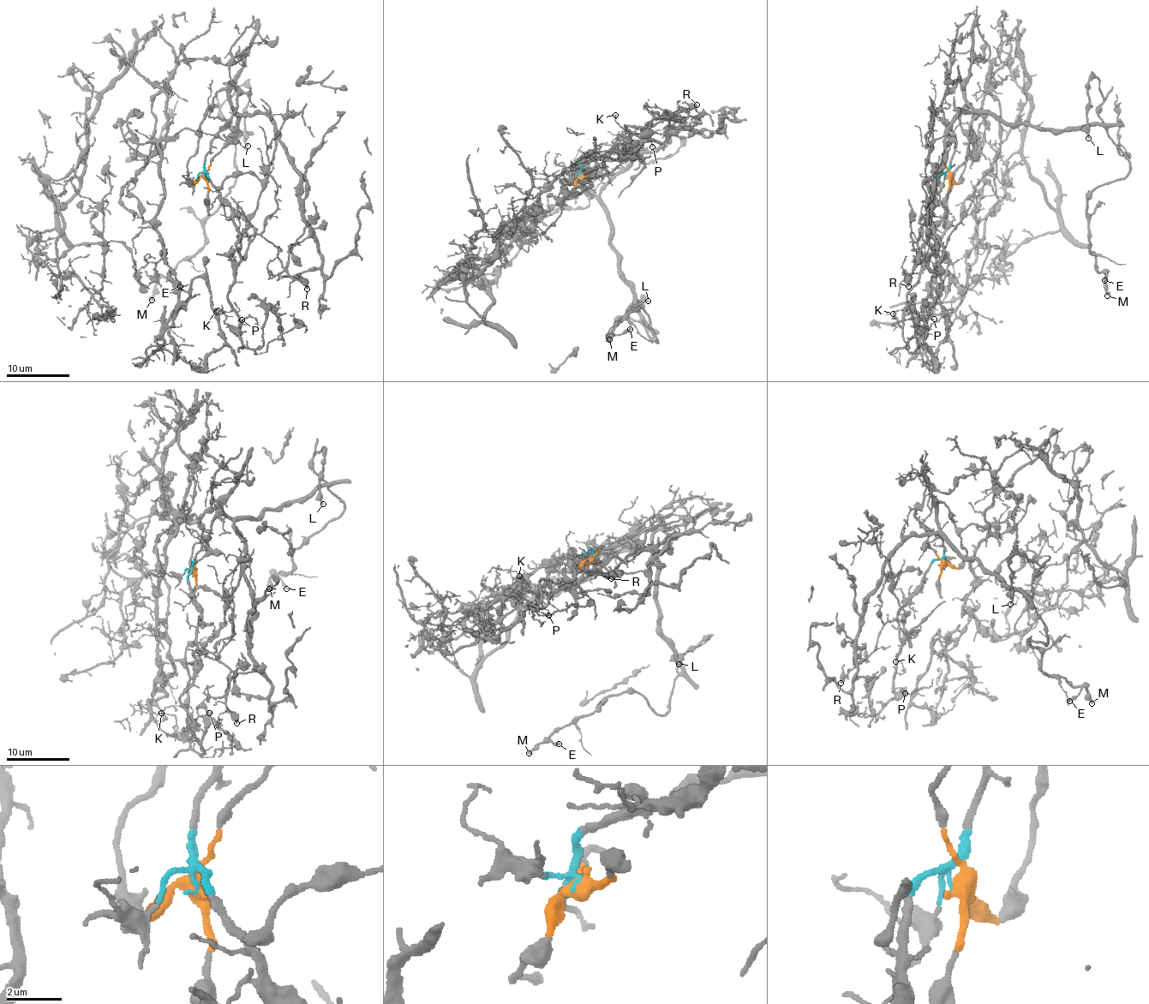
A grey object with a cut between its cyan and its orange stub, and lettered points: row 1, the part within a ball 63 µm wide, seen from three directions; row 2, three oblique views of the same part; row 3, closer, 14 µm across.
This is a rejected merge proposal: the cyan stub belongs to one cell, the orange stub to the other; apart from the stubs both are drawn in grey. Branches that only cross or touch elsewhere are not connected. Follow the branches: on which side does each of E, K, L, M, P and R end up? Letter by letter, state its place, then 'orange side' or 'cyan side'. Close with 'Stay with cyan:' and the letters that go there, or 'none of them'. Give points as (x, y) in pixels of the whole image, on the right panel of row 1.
E: (1104, 280) | orange side
K: (893, 313) | cyan side
L: (1088, 138) | orange side
M: (1107, 295) | orange side
P: (934, 319) | cyan side
R: (908, 286) | cyan side
Stay with cyan: K, P, R

